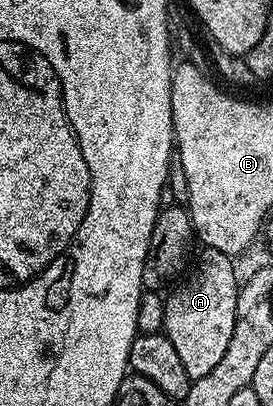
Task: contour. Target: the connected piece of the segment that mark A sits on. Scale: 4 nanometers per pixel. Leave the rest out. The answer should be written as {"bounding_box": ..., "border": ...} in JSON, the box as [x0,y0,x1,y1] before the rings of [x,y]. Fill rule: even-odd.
{"bounding_box":[164,247,239,381],"border":[[[204,247],[202,254],[181,285],[165,301],[164,333],[171,340],[190,381],[207,376],[227,352],[235,326],[239,278],[232,255]]]}

